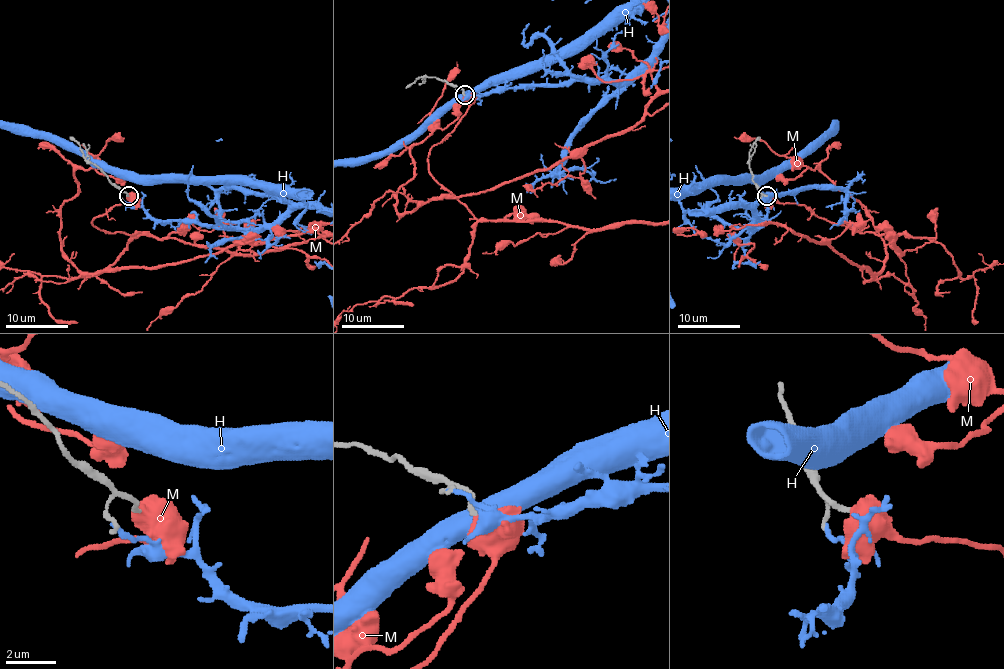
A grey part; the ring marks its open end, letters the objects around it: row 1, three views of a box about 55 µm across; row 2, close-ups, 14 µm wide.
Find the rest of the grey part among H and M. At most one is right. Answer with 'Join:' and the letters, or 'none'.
Join: M

